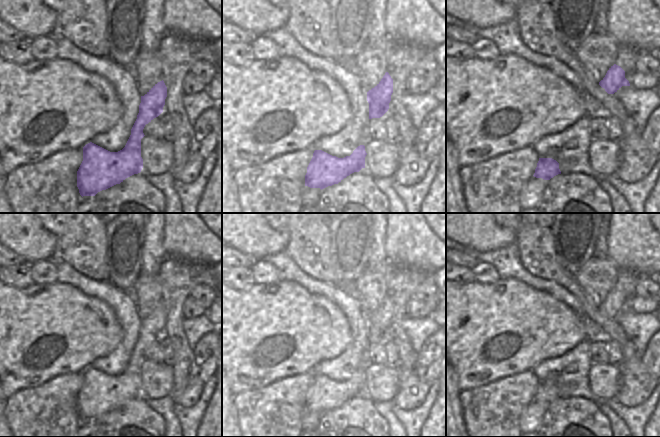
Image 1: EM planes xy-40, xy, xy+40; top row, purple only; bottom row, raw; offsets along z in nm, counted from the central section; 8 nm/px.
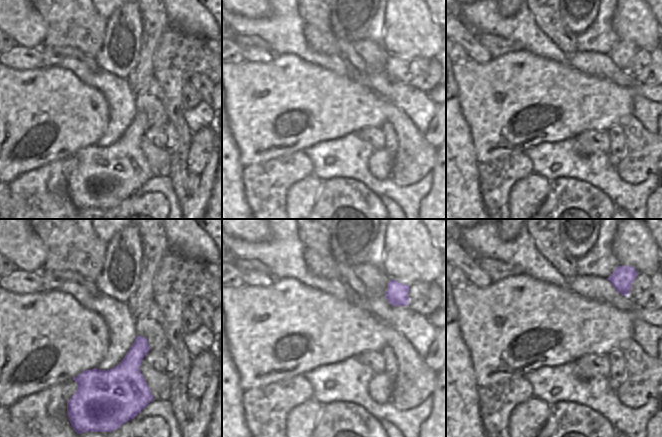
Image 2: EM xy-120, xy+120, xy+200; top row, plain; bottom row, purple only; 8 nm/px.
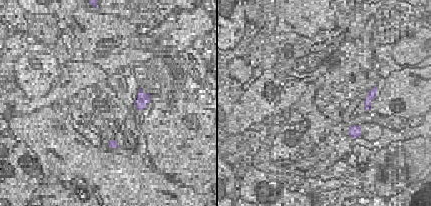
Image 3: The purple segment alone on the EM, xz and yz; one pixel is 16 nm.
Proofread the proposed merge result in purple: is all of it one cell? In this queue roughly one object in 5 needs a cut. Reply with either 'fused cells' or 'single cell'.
single cell

